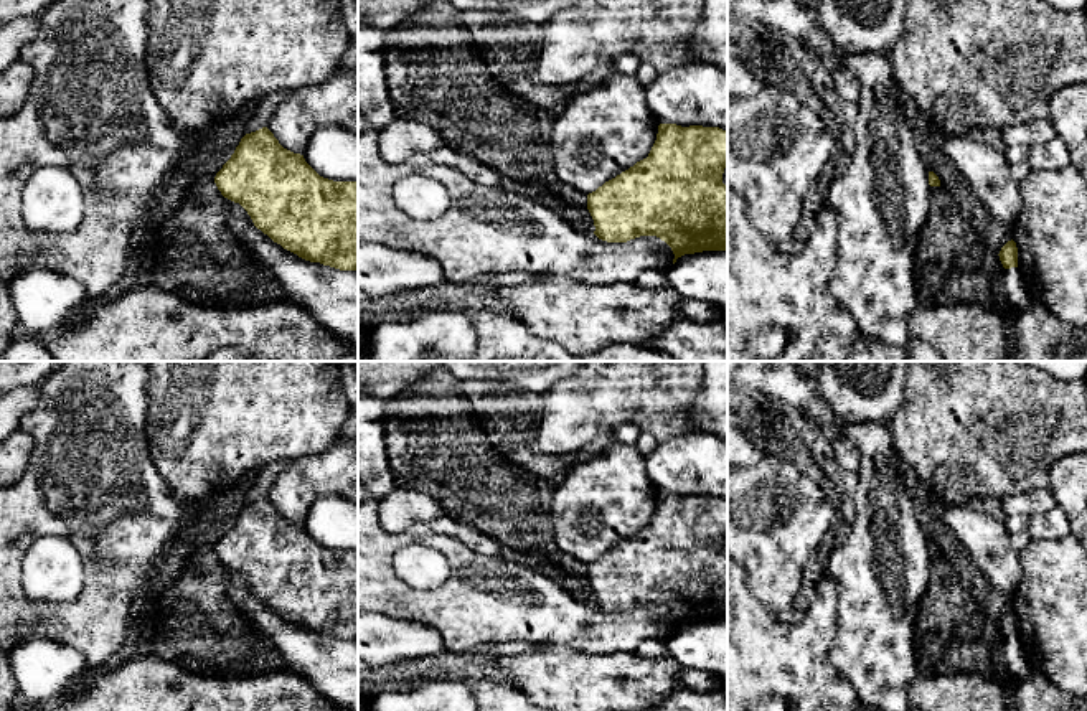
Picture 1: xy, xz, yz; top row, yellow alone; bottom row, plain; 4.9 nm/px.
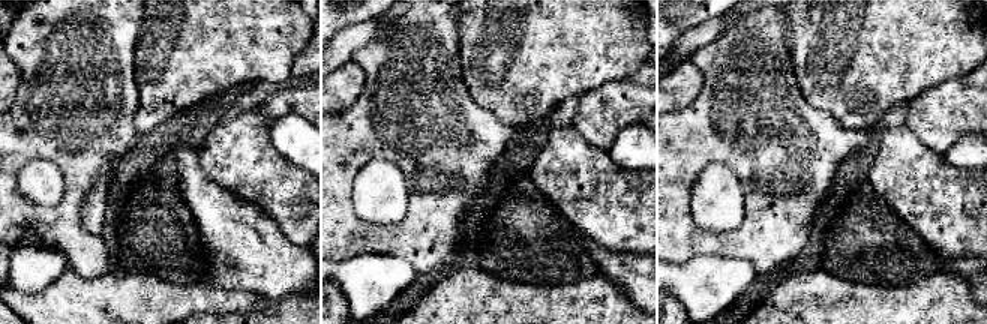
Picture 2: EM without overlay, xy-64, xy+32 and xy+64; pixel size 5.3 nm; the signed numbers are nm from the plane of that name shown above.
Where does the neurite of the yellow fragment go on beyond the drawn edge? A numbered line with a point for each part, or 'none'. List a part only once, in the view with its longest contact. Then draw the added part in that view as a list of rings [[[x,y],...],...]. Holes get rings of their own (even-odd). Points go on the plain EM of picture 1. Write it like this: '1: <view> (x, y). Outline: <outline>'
none

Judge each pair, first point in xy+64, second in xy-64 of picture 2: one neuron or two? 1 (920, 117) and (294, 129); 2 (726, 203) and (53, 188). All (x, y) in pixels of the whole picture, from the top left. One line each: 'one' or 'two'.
1: two
2: one

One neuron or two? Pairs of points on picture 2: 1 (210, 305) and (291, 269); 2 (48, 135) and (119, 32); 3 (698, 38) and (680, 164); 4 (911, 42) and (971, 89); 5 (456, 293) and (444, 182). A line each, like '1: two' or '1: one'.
1: two
2: one
3: two
4: two
5: two

